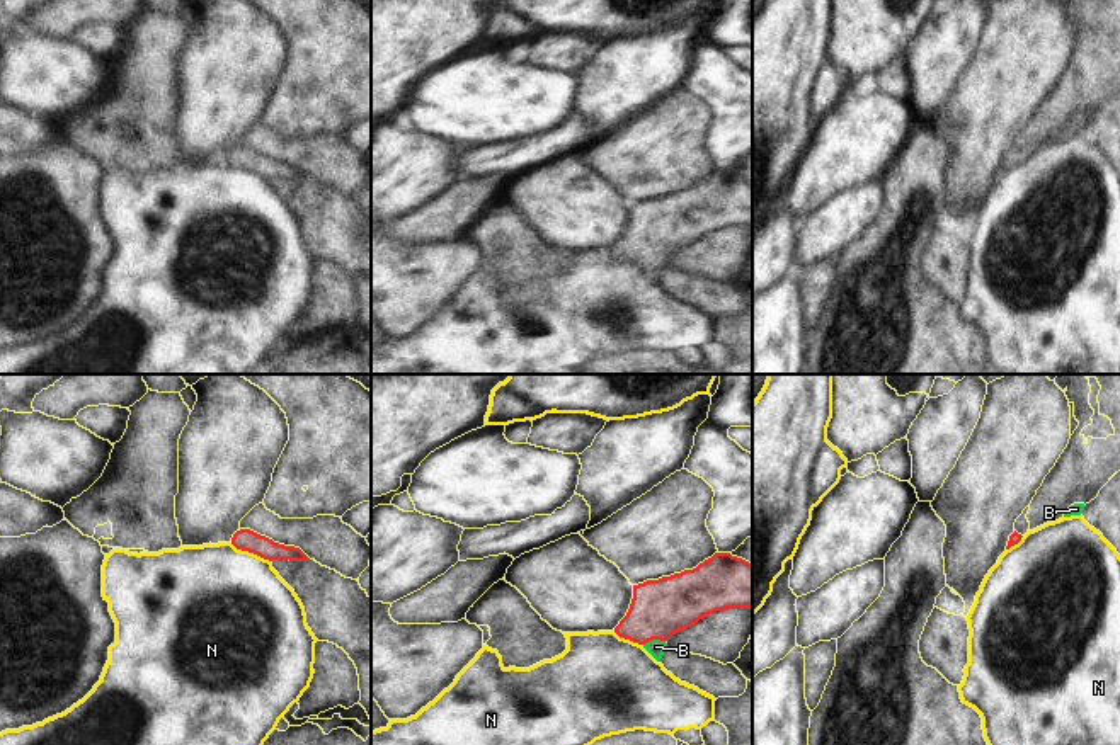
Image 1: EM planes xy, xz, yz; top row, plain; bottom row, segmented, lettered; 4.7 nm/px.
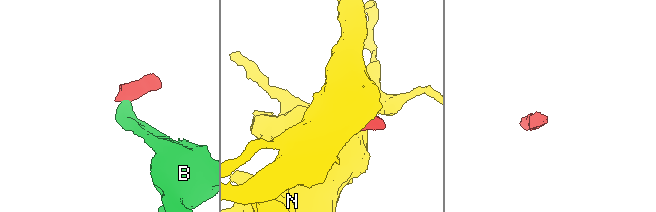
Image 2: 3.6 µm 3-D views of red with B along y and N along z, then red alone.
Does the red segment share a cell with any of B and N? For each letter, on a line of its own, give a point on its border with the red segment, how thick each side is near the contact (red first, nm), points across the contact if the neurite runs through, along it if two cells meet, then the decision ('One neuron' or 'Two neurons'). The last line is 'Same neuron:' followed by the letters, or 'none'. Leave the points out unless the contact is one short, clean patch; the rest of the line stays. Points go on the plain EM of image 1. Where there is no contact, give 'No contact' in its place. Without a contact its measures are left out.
B: Touches red at xz (654, 257). Thickness 280 nm (red) against 80 nm. Path across: xz (661, 227), (654, 235), (654, 257), (656, 266). One neuron
N: Touches red at xy (251, 170). Thickness 110 nm (red) against 480 nm. Boundary: xy (230, 162), (269, 181). Two neurons
Same neuron: B.

